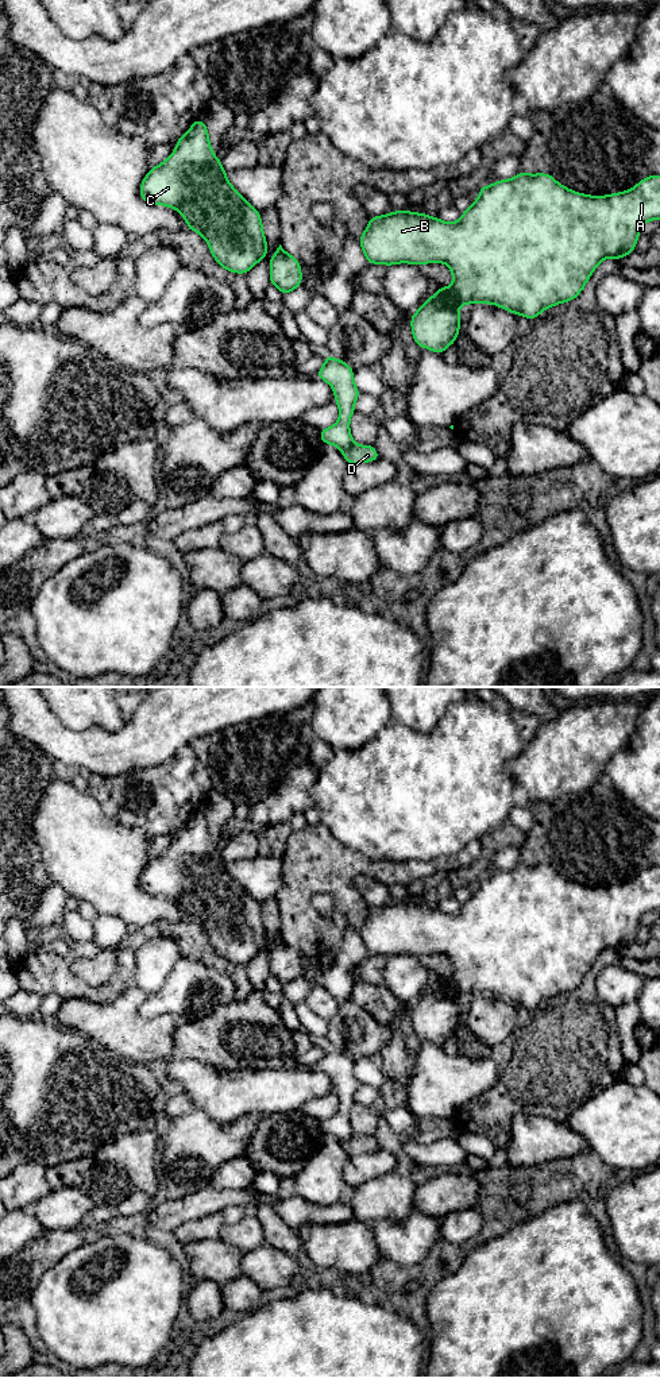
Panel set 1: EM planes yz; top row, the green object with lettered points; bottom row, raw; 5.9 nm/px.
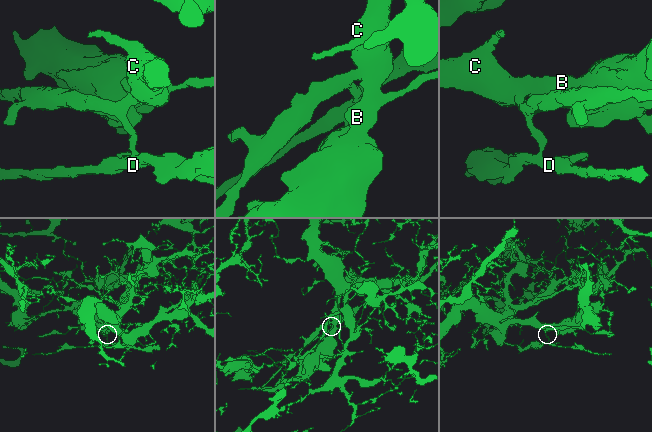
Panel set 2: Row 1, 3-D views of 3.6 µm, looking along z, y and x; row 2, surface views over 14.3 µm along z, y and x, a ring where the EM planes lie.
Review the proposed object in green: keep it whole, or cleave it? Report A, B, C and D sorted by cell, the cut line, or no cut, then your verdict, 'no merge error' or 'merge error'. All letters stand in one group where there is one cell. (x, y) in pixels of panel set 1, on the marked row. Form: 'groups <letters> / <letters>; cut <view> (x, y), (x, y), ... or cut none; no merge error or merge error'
groups A B C / D; cut yz (354, 443), (340, 450); merge error

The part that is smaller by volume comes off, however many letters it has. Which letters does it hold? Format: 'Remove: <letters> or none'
Remove: D

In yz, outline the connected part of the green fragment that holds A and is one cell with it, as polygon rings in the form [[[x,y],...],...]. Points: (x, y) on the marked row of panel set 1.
[[[520,171],[512,180],[480,186],[479,197],[462,213],[456,223],[444,223],[437,216],[394,211],[385,216],[371,216],[366,231],[358,240],[368,265],[382,263],[445,263],[453,277],[449,287],[437,286],[437,293],[425,300],[412,314],[412,336],[418,347],[440,355],[455,344],[460,329],[462,304],[493,304],[534,320],[543,310],[576,298],[597,266],[606,258],[622,259],[636,250],[641,225],[660,220],[660,175],[641,180],[633,189],[609,196],[587,196],[560,185],[551,174]]]

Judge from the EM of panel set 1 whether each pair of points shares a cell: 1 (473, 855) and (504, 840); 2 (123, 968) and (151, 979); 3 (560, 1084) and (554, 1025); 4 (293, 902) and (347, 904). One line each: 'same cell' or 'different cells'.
1: different cells
2: different cells
3: same cell
4: same cell

